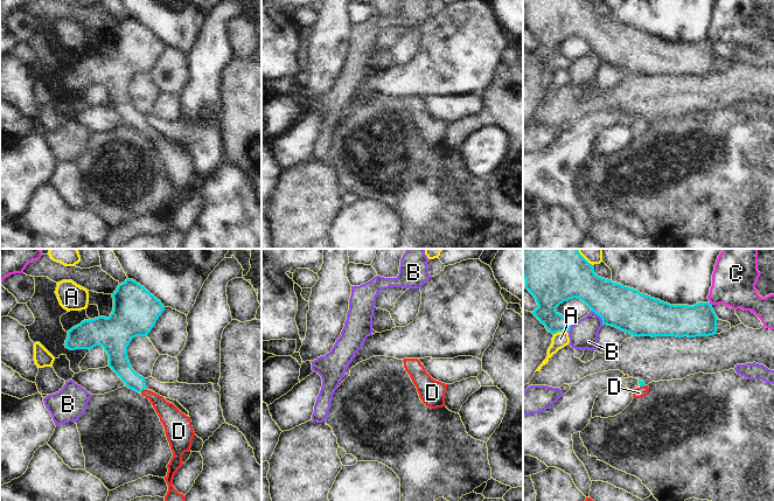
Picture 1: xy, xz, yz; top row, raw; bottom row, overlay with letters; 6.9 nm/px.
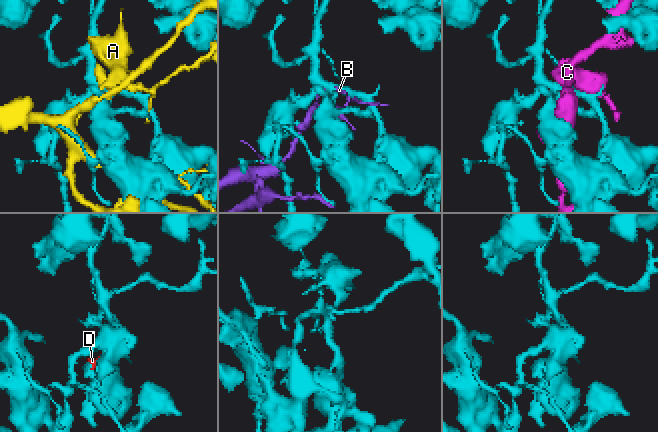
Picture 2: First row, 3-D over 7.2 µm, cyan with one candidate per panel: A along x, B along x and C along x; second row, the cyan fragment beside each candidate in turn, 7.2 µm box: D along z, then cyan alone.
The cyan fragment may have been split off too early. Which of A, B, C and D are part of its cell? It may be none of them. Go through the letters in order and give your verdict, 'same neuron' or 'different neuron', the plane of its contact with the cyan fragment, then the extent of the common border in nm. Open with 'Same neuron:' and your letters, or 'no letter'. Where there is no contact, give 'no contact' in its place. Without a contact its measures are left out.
Same neuron: D
A: different neuron | yz | 100 nm
B: different neuron | yz | 130 nm
C: different neuron | yz | 30 nm
D: same neuron | xy | 50 nm

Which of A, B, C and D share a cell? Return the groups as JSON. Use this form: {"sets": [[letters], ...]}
{"sets": [["A"], ["B"], ["C"], ["D"]]}

